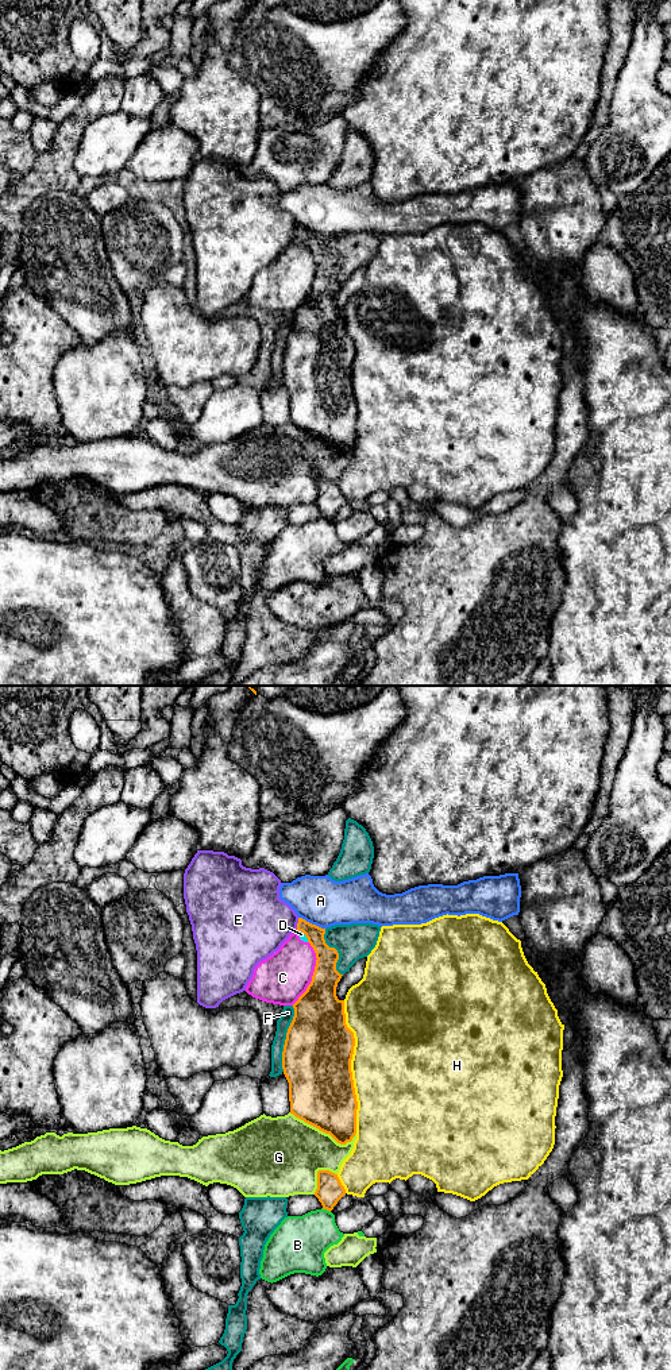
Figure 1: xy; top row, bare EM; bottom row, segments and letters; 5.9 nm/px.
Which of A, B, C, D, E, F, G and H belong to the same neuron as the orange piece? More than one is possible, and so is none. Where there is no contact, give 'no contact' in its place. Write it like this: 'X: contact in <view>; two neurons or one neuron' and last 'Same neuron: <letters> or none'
A: contact in xy; two neurons
B: contact in xy; two neurons
C: contact in xy; two neurons
D: contact in xy; two neurons
E: contact in xy; two neurons
F: contact in xy; two neurons
G: contact in xy; two neurons
H: contact in xy; two neurons
Same neuron: none

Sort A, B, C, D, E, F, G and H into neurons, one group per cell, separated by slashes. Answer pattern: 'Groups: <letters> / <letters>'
Groups: A / B / C D E / F / G / H

